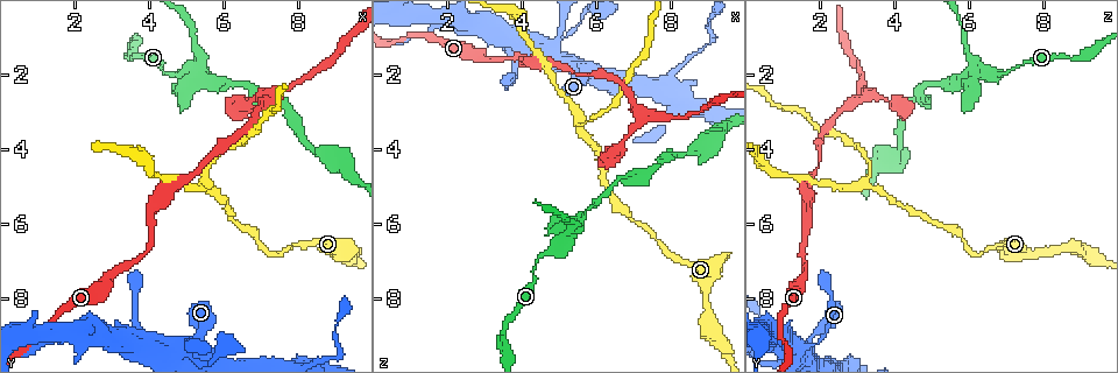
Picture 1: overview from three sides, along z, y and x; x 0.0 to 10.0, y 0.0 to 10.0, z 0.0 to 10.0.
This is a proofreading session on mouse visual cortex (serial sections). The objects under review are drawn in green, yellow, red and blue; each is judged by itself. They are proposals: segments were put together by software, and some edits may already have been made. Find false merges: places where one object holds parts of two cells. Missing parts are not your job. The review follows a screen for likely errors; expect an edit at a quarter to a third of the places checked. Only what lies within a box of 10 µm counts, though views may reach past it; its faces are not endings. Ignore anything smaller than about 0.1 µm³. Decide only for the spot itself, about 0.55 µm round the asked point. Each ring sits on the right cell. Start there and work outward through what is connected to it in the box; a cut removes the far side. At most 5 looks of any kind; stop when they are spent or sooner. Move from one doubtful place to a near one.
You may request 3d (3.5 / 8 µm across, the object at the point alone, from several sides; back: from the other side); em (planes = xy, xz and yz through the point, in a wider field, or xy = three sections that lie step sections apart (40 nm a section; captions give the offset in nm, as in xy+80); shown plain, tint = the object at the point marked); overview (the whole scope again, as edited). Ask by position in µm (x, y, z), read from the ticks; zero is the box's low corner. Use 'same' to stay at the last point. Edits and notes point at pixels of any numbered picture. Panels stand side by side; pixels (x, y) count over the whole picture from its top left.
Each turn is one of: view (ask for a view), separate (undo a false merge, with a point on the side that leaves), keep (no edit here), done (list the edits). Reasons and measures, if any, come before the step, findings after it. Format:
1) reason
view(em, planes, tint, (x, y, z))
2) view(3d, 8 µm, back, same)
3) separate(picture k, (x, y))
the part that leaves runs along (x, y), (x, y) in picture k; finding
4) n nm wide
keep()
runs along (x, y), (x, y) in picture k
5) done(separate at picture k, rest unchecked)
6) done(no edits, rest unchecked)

arms part here
view(3d, 8 µm, (5.50, 4.90, 3.20))

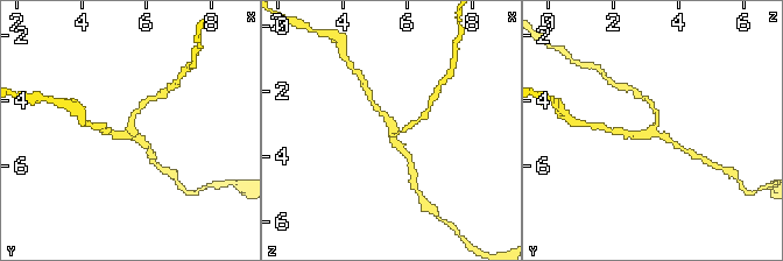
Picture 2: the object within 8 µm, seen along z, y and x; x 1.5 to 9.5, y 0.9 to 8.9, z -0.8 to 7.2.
view(3d, 3.5 µm, same)

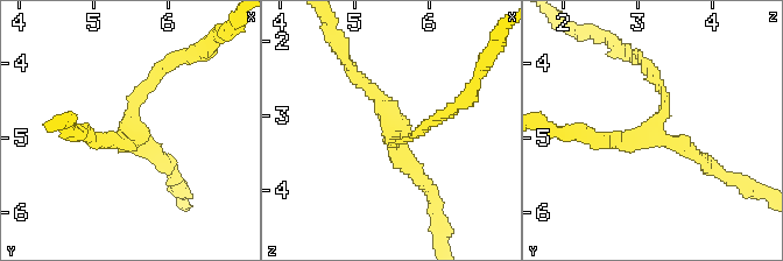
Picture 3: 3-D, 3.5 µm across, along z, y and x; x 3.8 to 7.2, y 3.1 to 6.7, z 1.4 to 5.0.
view(em, xy, step 2, tint, (5.55, 4.90, 3.25))

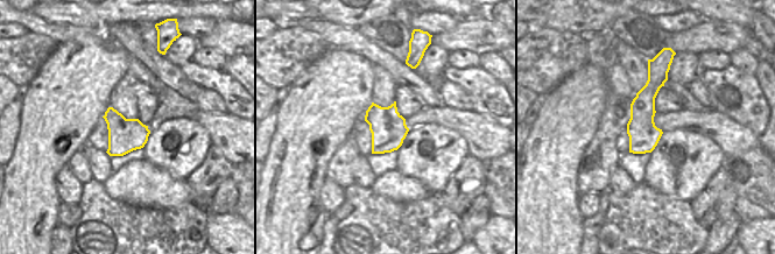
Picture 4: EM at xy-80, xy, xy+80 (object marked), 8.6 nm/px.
arms of 100, 200, 200 nm
keep()
runs along (430, 188), (355, 75) in picture 3; all the same cell

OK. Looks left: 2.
arms part here
view(3d, 8 µm, (5.40, 2.20, 6.00))

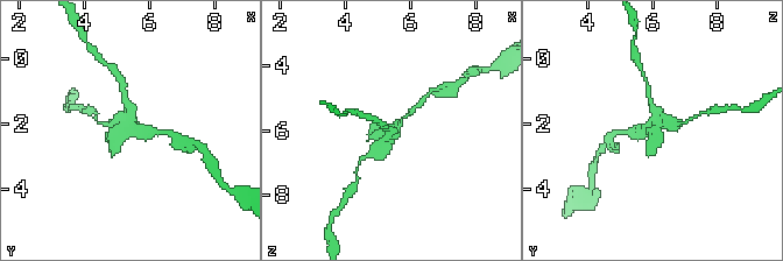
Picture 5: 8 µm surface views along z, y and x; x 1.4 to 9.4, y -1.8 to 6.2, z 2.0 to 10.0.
zoom in
view(3d, 3.5 µm, same)

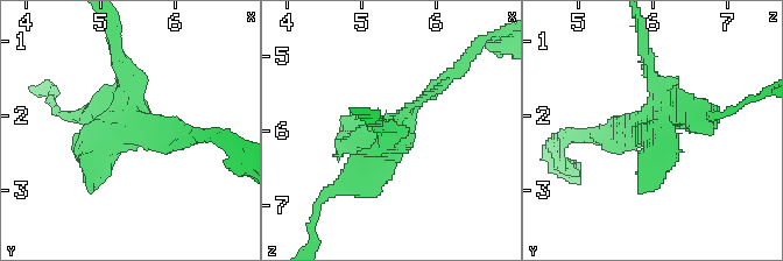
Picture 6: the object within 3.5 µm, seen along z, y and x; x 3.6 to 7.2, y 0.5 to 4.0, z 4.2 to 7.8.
separate(picture 6, (141, 139))
the part that leaves runs along (126, 114), (155, 147), (198, 136) in picture 6; two cells meet here

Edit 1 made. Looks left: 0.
done(separate at picture 6, rest unchecked)

